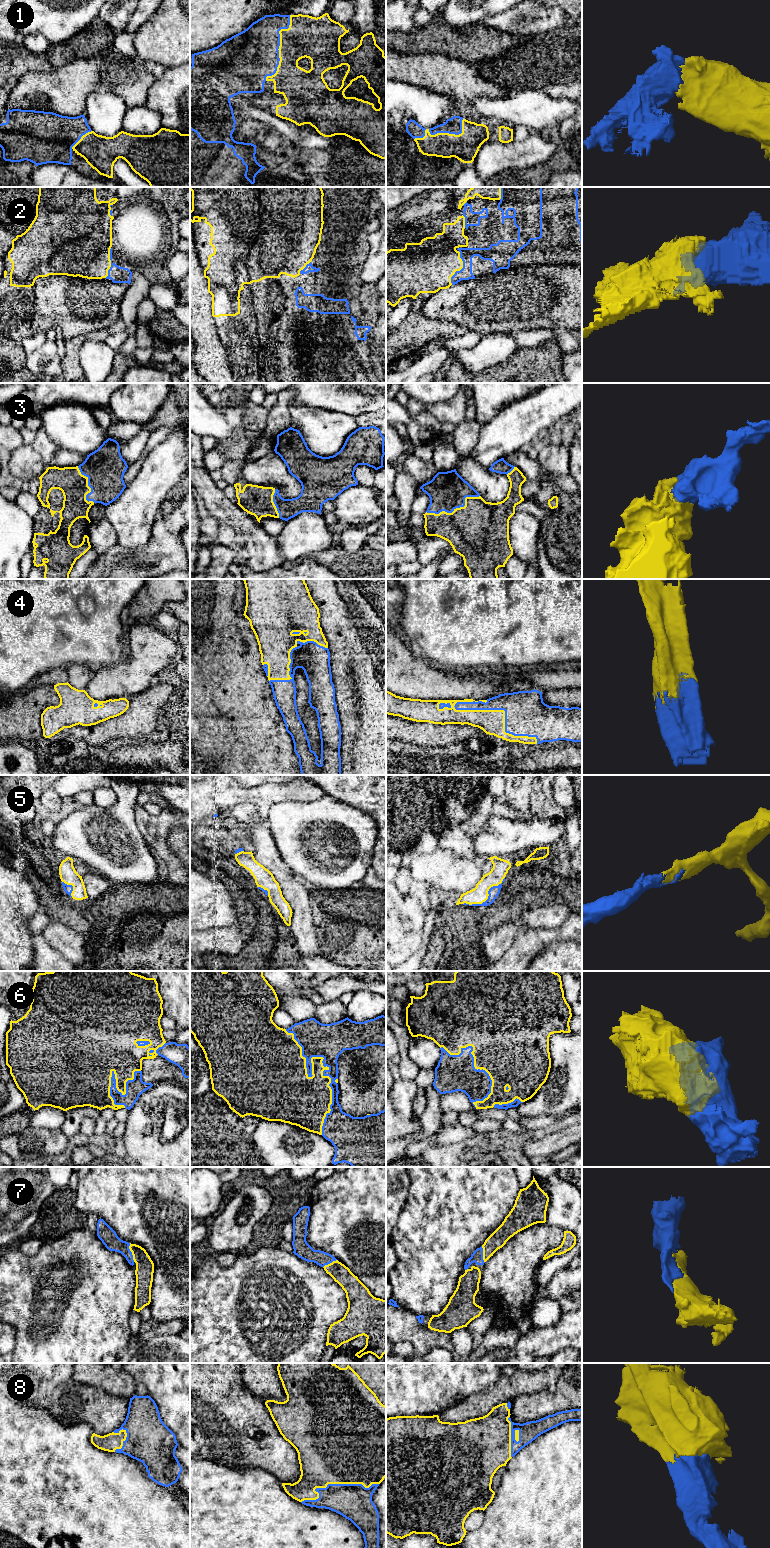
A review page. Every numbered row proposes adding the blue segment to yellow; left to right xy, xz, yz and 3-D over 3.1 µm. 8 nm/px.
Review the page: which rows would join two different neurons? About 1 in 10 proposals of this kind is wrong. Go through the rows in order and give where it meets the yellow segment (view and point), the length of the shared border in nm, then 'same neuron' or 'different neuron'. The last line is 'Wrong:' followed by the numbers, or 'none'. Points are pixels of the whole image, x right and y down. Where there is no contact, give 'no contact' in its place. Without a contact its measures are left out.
1: xz (279, 47) | 550 nm | same neuron
2: yz (460, 269) | 280 nm | same neuron
3: yz (456, 508) | 460 nm | same neuron
4: yz (504, 713) | 750 nm | same neuron
5: yz (487, 897) | 400 nm | same neuron
6: xz (323, 1058) | 900 nm | same neuron
7: xy (131, 1251) | 160 nm | same neuron
8: xz (334, 1483) | 650 nm | same neuron
Wrong: none

